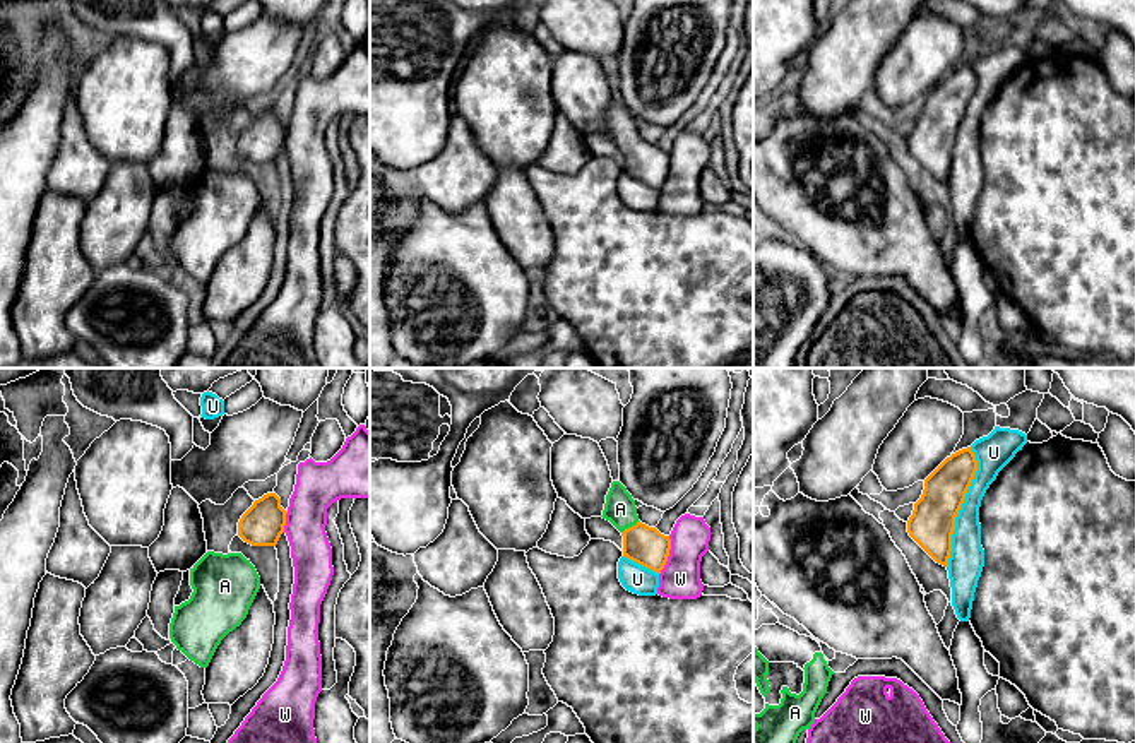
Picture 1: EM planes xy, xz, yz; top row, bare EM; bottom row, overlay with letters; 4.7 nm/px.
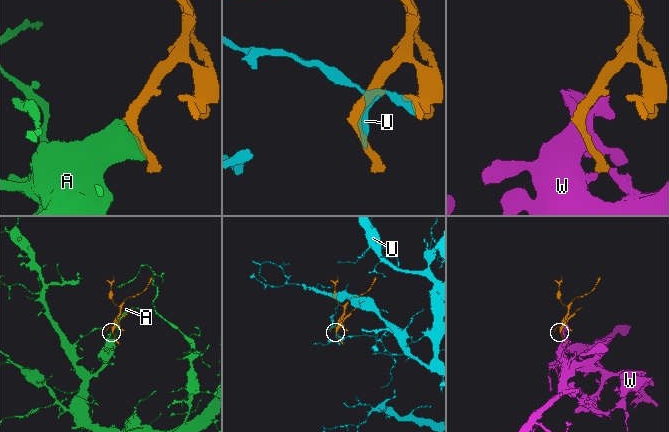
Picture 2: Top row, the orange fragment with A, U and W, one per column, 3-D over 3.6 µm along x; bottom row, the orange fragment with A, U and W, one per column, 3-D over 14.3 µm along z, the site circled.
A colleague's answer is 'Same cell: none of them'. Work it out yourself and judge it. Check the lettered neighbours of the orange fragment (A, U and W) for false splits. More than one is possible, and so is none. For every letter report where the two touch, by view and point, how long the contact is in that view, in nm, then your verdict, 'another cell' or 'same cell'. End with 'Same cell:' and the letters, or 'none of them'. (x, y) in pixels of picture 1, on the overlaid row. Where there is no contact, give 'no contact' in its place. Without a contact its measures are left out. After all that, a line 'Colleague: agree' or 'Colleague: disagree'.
A: contact xz (632, 526); length 110 nm; same cell
U: contact yz (961, 505); length 600 nm; another cell
W: contact xz (668, 555); length 190 nm; another cell
Same cell: A
Colleague: disagree

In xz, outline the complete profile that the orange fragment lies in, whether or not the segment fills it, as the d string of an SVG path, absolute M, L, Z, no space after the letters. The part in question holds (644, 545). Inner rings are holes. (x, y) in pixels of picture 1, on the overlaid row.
M620 481L611 483L601 517L621 532L623 556L661 574L669 556L671 539L639 520L635 500Z

